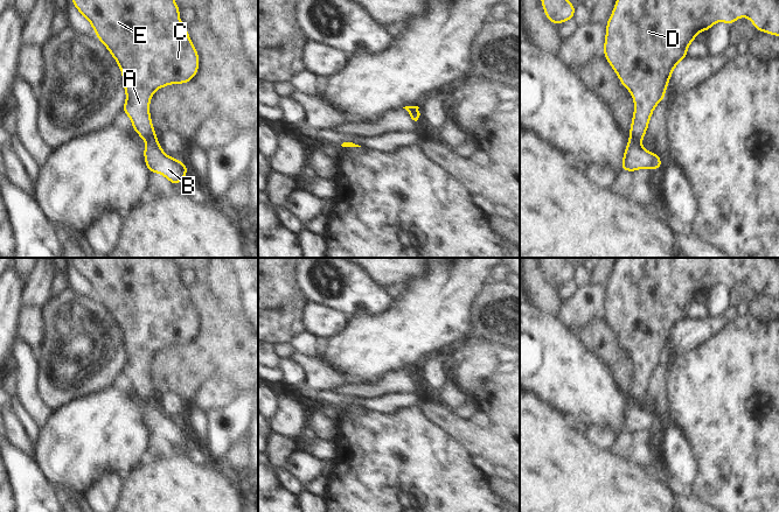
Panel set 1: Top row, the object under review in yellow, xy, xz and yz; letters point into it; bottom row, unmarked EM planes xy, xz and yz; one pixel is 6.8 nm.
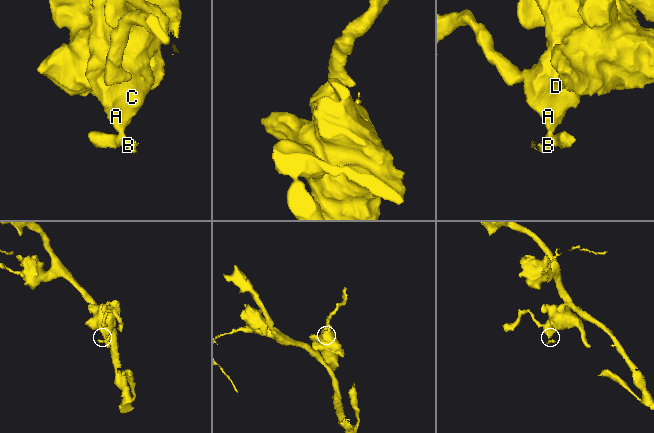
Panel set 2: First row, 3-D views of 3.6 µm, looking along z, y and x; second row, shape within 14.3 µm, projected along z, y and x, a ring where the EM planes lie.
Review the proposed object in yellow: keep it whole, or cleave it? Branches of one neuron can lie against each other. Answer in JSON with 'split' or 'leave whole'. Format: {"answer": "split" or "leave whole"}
{"answer": "split"}

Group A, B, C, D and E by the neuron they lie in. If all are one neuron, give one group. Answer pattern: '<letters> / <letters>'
A C D E / B

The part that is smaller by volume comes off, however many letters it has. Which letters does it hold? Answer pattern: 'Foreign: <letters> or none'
Foreign: B

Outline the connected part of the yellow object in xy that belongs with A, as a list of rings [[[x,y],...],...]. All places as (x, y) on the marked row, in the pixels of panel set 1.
[[[175,0],[71,1],[119,65],[126,93],[121,111],[132,121],[132,128],[144,140],[157,138],[149,112],[153,93],[167,85],[189,83],[200,68],[197,49],[180,20],[179,5]]]

